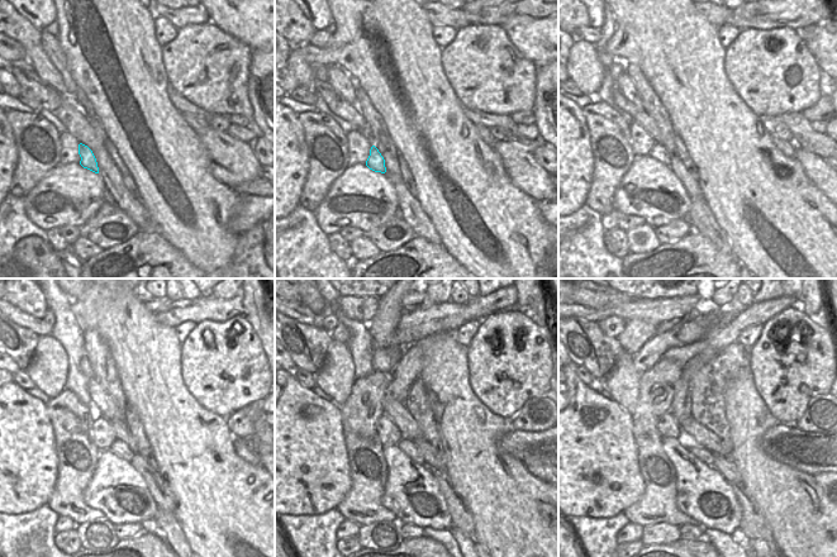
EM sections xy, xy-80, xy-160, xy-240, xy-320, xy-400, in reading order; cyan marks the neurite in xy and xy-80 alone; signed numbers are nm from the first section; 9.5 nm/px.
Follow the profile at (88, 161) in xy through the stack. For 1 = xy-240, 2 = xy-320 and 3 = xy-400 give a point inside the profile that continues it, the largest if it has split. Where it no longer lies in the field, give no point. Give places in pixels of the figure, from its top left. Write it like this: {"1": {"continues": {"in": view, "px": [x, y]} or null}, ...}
{"1": {"continues": {"in": "xy-240", "px": [103, 434]}}, "2": {"continues": {"in": "xy-320", "px": [389, 434]}}, "3": {"continues": {"in": "xy-400", "px": [667, 425]}}}

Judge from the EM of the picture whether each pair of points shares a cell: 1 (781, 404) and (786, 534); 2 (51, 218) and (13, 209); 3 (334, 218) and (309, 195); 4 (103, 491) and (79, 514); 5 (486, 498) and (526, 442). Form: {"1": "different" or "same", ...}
{"1": "different", "2": "different", "3": "different", "4": "different", "5": "different"}

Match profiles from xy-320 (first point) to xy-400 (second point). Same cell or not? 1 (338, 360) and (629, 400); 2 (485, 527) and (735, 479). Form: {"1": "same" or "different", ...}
{"1": "same", "2": "different"}

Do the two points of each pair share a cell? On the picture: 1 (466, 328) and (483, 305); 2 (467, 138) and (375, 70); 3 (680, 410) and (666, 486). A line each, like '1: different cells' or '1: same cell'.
1: different cells
2: same cell
3: different cells

